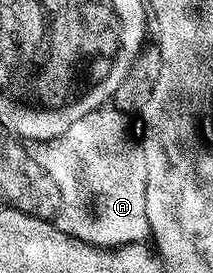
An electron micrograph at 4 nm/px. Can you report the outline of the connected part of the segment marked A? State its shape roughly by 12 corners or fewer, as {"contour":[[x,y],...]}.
{"contour":[[96,107],[35,162],[58,232],[91,247],[150,238],[128,114]]}

